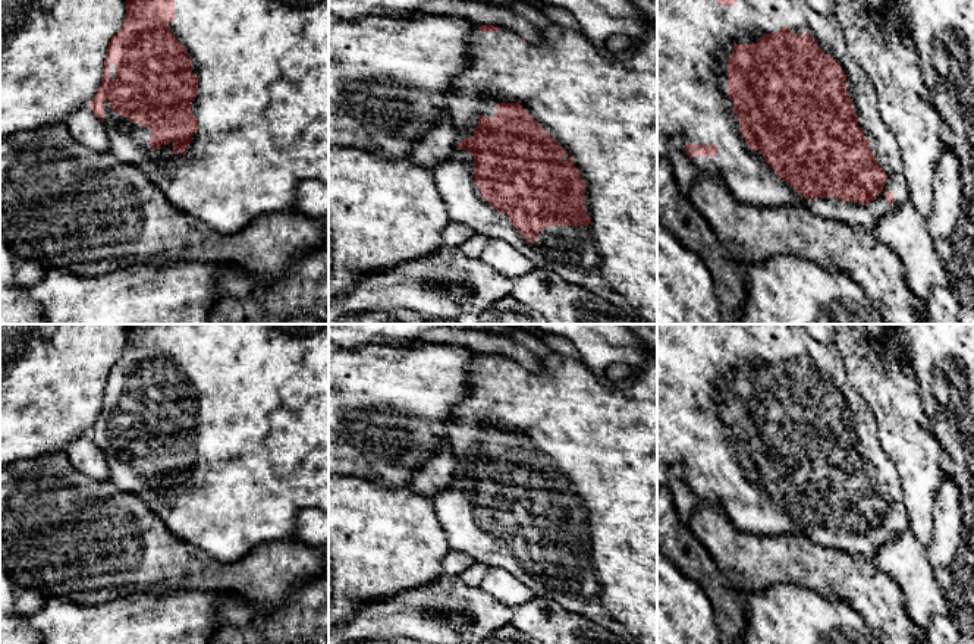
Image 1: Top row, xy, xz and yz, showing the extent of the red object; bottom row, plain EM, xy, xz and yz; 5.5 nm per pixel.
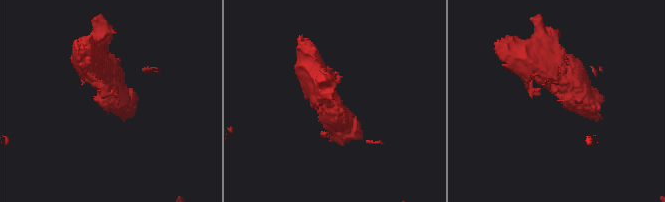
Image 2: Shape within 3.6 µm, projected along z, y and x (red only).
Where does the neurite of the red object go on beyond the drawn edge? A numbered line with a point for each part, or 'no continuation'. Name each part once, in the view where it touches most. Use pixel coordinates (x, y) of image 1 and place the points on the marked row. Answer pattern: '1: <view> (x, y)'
1: yz (694, 37)

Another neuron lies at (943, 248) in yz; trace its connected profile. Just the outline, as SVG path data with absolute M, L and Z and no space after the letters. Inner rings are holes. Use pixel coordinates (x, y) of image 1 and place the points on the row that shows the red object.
M933 241L934 251L937 252L942 264L946 267L948 261L952 257L952 244L951 241Z

